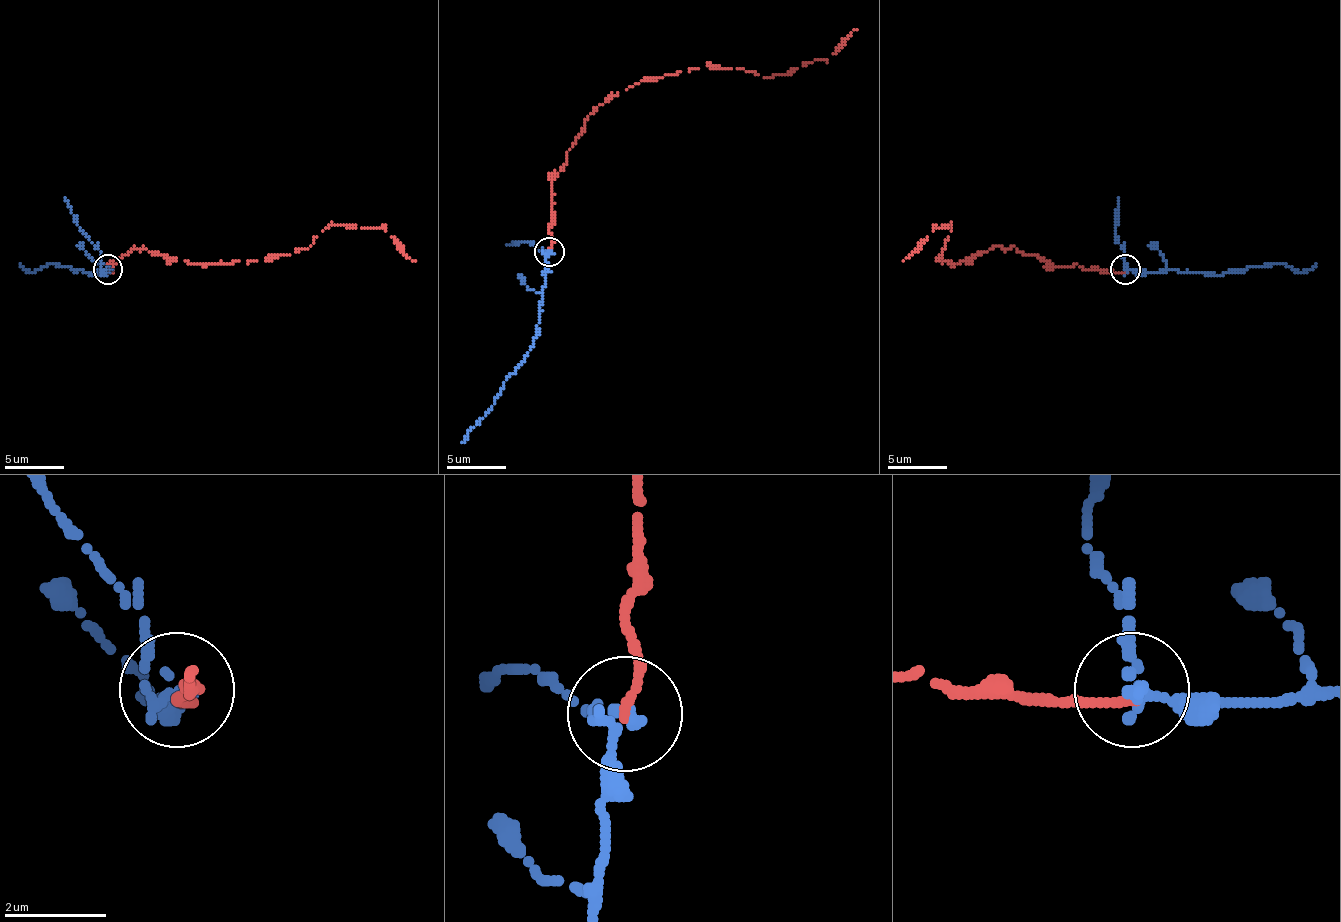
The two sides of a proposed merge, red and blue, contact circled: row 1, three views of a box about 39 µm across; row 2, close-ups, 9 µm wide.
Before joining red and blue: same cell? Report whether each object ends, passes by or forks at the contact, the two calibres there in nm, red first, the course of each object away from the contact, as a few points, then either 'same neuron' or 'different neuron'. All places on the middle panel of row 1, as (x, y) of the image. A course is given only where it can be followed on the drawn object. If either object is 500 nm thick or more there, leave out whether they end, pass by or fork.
red ends there; blue forks there; 180 nm thick on the red side, 160 nm on the other; red runs (548, 251), (551, 179), (599, 104), (641, 80), (713, 65), (767, 77), (791, 74), (824, 59), (857, 29); blue runs (548, 251), (533, 346), (503, 382), (491, 409), (461, 442); same neuron

